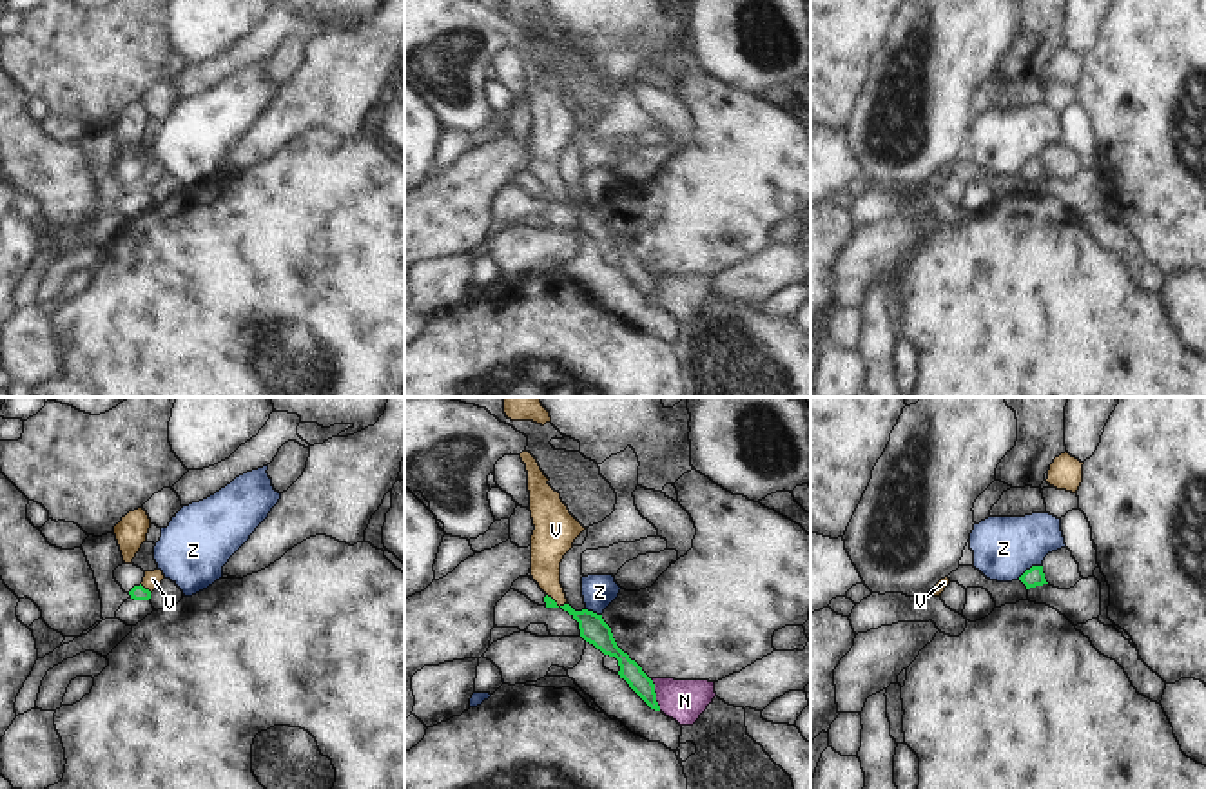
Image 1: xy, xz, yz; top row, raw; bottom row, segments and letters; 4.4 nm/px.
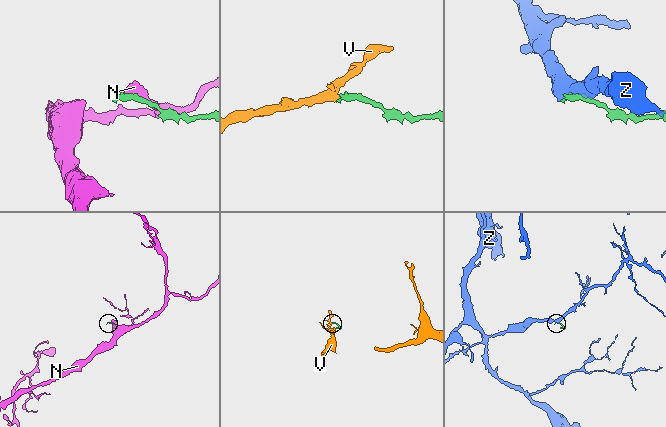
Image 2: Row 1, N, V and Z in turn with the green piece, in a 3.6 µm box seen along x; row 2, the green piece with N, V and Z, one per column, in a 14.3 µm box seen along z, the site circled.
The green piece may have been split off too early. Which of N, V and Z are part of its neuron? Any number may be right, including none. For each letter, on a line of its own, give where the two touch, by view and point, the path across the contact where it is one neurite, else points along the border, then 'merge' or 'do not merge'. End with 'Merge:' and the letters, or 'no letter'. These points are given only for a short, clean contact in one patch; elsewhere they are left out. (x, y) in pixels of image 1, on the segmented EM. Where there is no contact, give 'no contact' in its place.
N: meets green in xz at (655, 695); do not merge
V: meets green in xy at (144, 588); runs through xy (138, 592), (144, 588), (153, 579); merge
Z: meets green in yz at (1030, 568); border along yz (1041, 564), (1032, 564), (1018, 579); do not merge
Merge: V

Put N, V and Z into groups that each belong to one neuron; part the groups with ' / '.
N / V / Z

